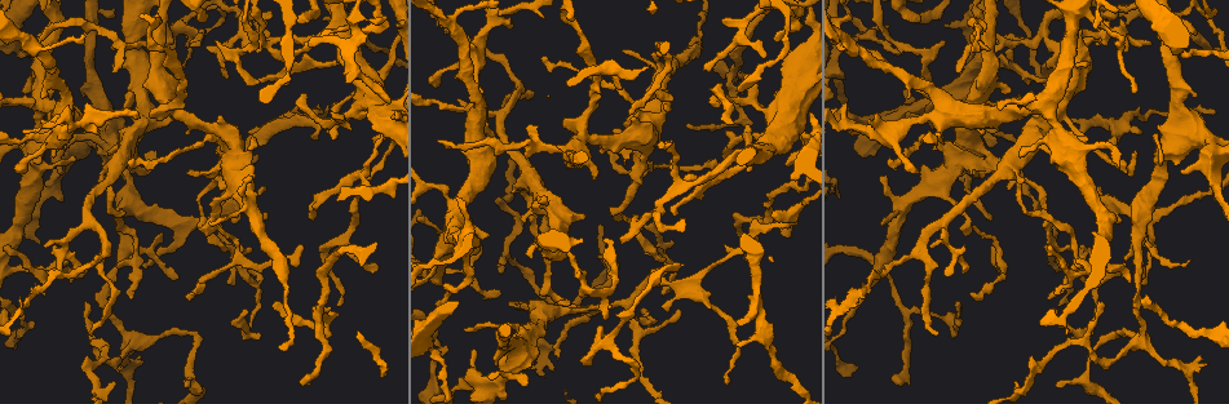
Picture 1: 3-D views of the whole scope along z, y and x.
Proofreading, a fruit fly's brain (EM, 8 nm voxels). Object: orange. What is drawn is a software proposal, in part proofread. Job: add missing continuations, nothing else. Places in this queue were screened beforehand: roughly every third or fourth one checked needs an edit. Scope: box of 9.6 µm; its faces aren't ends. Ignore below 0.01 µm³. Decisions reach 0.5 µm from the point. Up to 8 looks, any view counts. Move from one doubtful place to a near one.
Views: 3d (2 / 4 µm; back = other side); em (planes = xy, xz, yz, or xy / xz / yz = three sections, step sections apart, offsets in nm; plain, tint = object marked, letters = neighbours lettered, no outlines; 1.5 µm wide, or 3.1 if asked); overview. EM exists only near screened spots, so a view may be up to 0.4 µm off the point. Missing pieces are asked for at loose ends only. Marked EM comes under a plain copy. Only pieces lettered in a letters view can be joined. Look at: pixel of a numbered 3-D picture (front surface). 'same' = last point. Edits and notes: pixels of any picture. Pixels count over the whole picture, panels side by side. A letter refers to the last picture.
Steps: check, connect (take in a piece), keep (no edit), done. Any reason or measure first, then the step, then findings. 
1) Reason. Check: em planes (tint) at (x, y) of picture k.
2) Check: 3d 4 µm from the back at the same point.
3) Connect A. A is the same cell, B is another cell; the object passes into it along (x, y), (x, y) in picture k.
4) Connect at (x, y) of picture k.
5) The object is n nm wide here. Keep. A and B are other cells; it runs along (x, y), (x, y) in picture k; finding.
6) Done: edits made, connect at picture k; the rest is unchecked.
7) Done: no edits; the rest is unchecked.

Tapers out. Check: em planes (tint) at (670, 109) of picture 1.

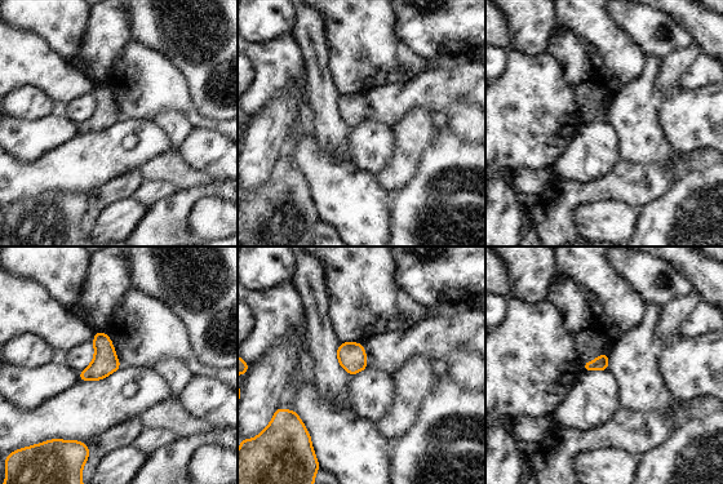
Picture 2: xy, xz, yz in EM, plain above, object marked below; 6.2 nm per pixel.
What lies round it. Check: em planes (letters) at the same point.

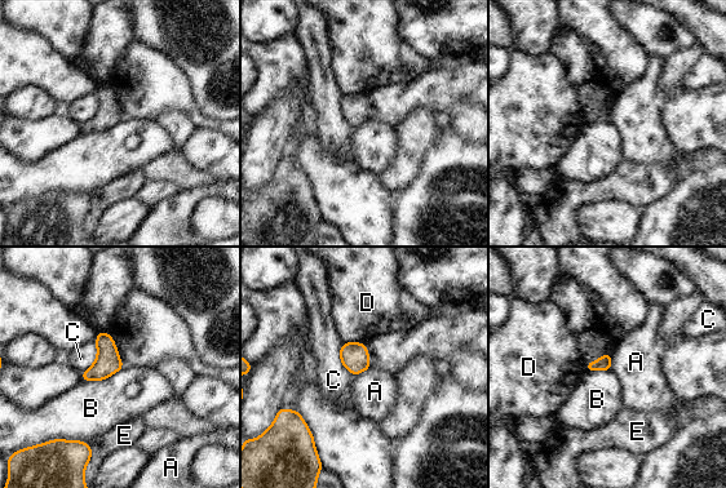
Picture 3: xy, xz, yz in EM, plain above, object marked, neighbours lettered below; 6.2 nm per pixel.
The object is 90 nm wide here. Keep. A, B, C, D and E are other cells; a border runs along (371, 367), (354, 376) in picture 3; no lettered piece goes on from it.

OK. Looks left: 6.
Thin end. Check: 3d 4 µm at (1056, 384) of picture 1.

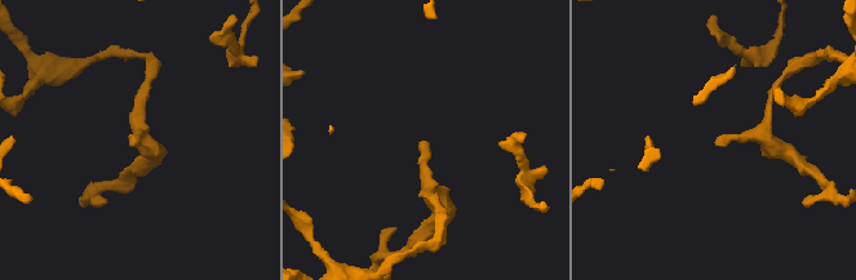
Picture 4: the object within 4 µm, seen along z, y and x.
Check: em yz step 4 (letters) at (718, 143) of picture 4.

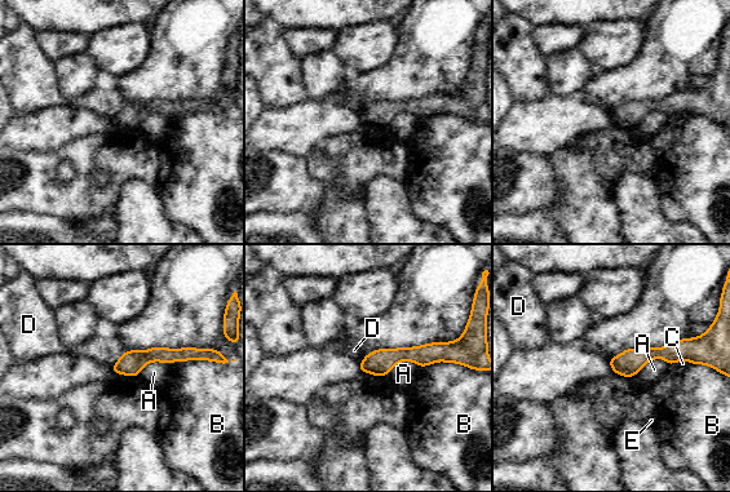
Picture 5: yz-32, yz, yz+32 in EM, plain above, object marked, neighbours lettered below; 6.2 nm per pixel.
Cut it another way. Check: em planes (letters) at the same point.

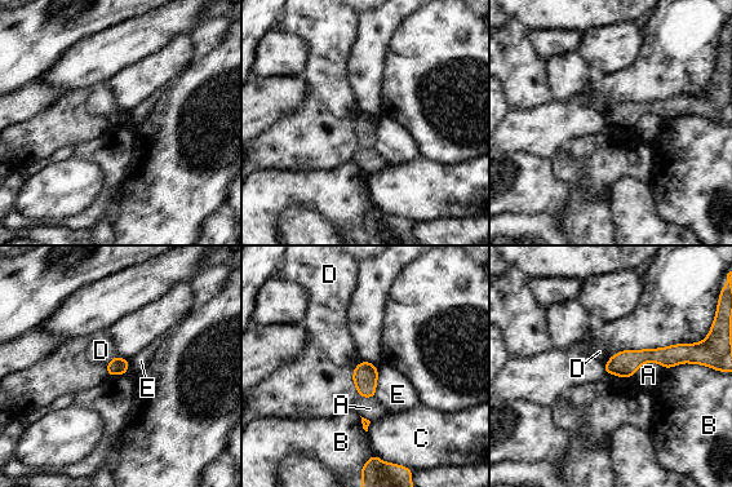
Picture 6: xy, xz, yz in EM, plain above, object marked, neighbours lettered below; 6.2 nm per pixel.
Keep. A, B, C, D and E are other cells; a border runs along (377, 367), (377, 385), (373, 395) in picture 6; none of them fits.

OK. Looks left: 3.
Free end. Check: 3d 4 µm at (936, 331) of picture 1.

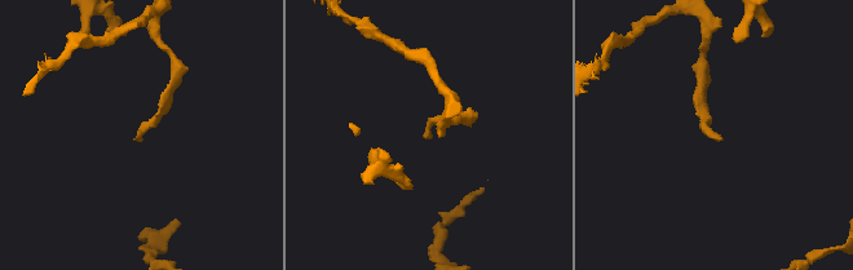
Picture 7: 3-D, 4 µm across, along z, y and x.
Check: em xz step 8 (tint) at (719, 138) of picture 7.

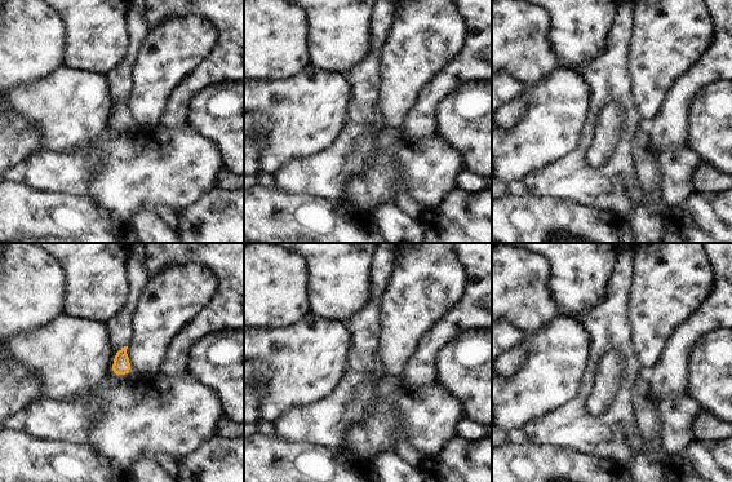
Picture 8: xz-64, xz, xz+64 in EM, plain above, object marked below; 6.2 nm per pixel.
Check: em planes (letters) at the same point.

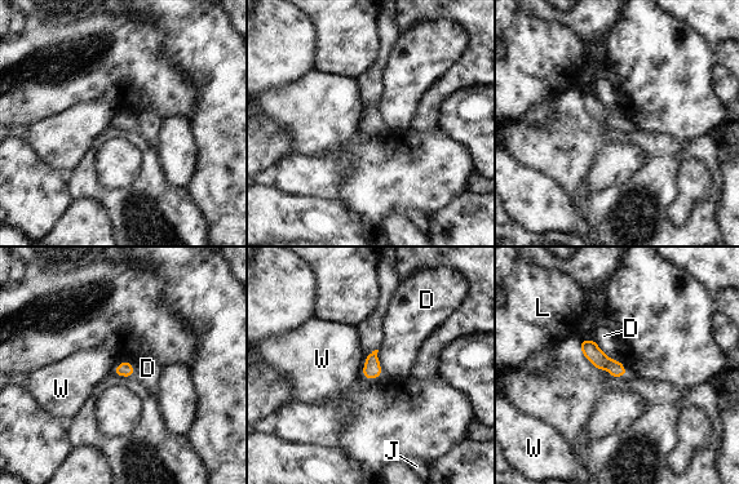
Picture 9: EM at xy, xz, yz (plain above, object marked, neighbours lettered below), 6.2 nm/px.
The object is 80 nm wide here; the longest contact is with D, 240 nm. Keep. D, J, L and W are other cells; no lettered piece goes on from it.

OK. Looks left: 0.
Done: no edits; the rest is unchecked.

